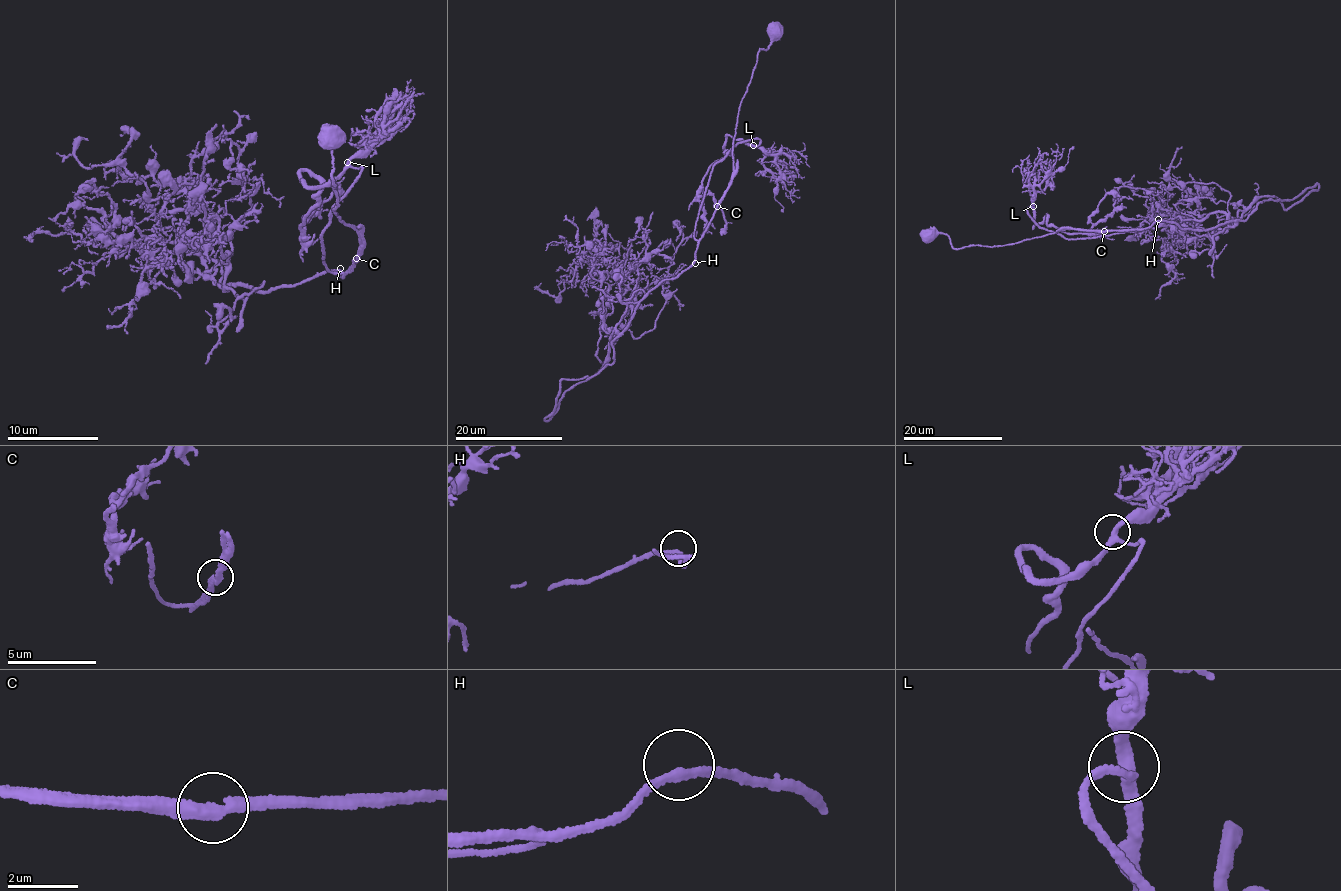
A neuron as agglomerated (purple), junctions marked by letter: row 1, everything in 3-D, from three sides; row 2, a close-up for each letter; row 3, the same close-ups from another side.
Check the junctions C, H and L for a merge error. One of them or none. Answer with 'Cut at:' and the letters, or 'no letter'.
Cut at: C

